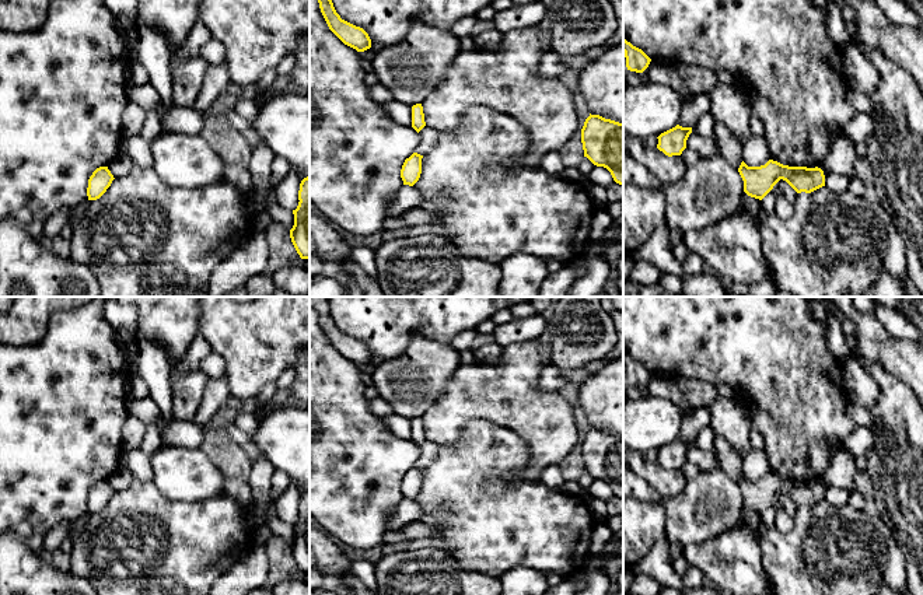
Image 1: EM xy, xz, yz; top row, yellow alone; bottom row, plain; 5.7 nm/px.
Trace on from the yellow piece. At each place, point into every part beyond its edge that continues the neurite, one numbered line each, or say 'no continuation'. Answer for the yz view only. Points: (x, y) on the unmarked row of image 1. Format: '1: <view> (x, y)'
no continuation

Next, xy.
no continuation

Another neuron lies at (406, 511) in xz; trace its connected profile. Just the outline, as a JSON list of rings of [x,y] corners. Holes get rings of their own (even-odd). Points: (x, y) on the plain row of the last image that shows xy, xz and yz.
[[[402,498],[395,507],[388,529],[402,529],[412,522],[417,522],[424,515],[424,510],[413,500]]]

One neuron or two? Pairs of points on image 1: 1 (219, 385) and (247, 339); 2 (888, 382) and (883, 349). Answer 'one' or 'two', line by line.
1: two
2: two

